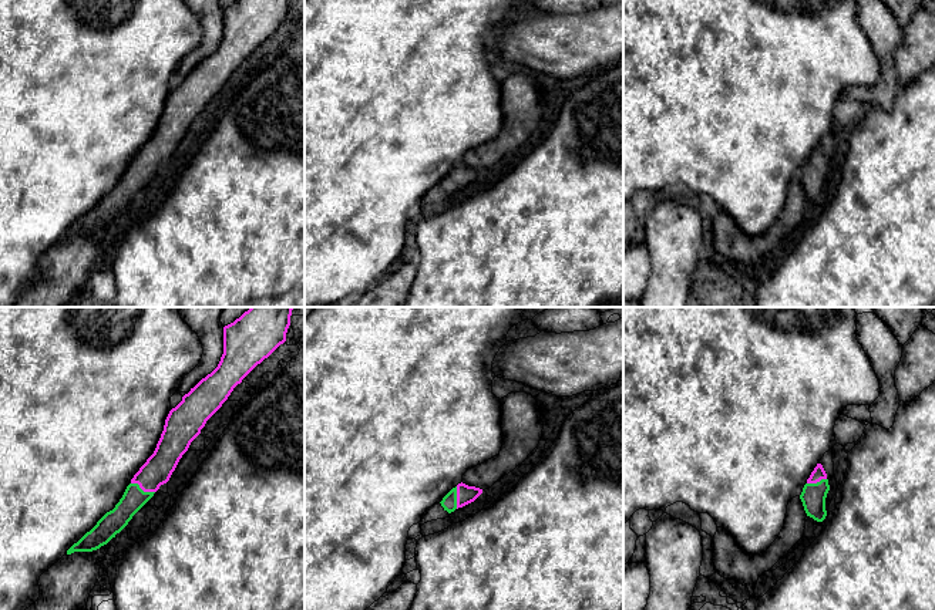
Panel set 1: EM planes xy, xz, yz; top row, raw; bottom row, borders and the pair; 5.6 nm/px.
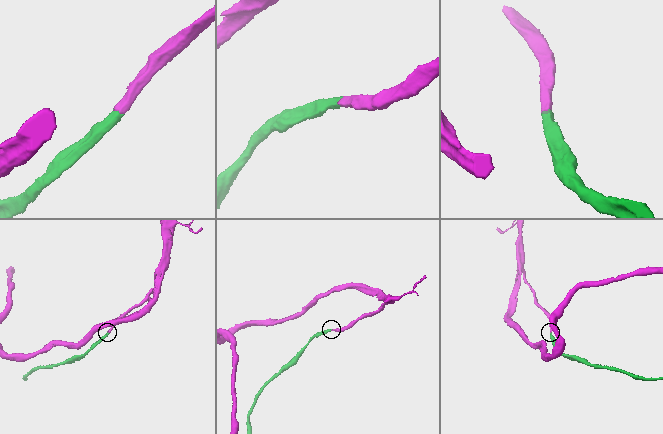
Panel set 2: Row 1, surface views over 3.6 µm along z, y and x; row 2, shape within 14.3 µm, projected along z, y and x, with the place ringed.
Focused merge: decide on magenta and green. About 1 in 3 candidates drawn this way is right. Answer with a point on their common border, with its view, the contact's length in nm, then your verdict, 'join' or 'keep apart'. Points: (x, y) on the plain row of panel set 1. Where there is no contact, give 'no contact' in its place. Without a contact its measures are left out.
xy (143, 171) | 150 nm | join

